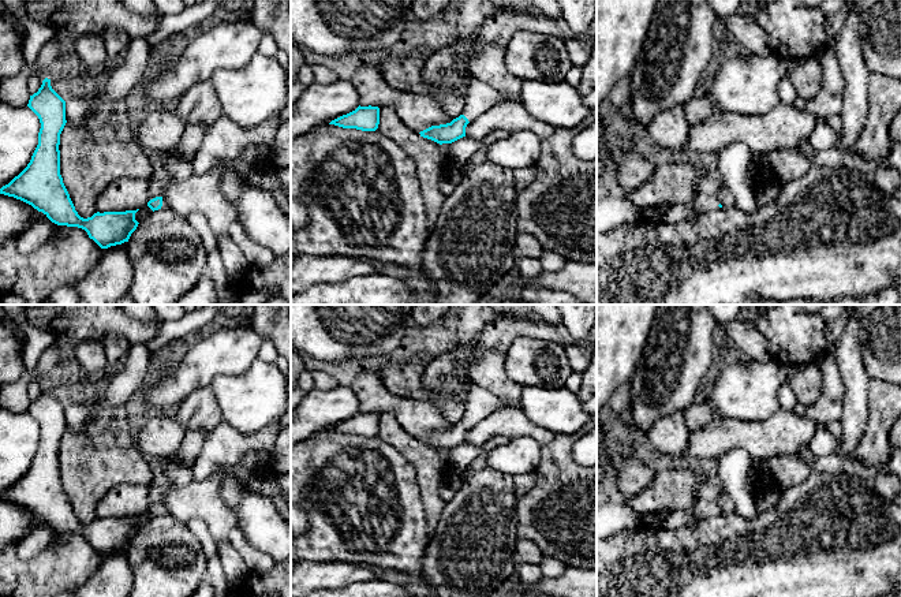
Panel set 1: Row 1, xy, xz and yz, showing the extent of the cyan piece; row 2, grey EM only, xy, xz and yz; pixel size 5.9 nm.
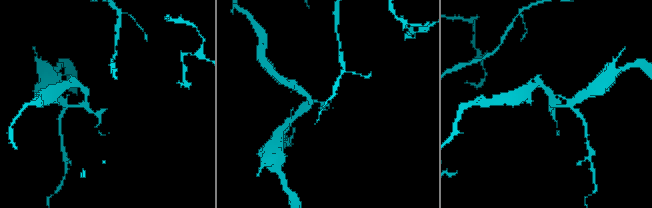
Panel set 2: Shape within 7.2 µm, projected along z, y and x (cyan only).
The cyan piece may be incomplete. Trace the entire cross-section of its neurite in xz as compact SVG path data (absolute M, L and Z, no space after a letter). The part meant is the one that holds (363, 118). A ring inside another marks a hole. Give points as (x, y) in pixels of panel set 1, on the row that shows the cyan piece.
M359 105L355 111L332 120L329 124L334 124L343 128L375 131L380 124L380 108L371 105Z

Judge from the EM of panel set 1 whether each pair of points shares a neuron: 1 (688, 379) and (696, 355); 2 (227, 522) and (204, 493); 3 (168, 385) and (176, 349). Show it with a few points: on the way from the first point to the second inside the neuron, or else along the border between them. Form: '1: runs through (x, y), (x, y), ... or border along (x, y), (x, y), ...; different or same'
1: runs through (688, 373), (688, 364), (691, 361); same
2: runs through (220, 515), (205, 500); same
3: border along (186, 343), (178, 357); different

